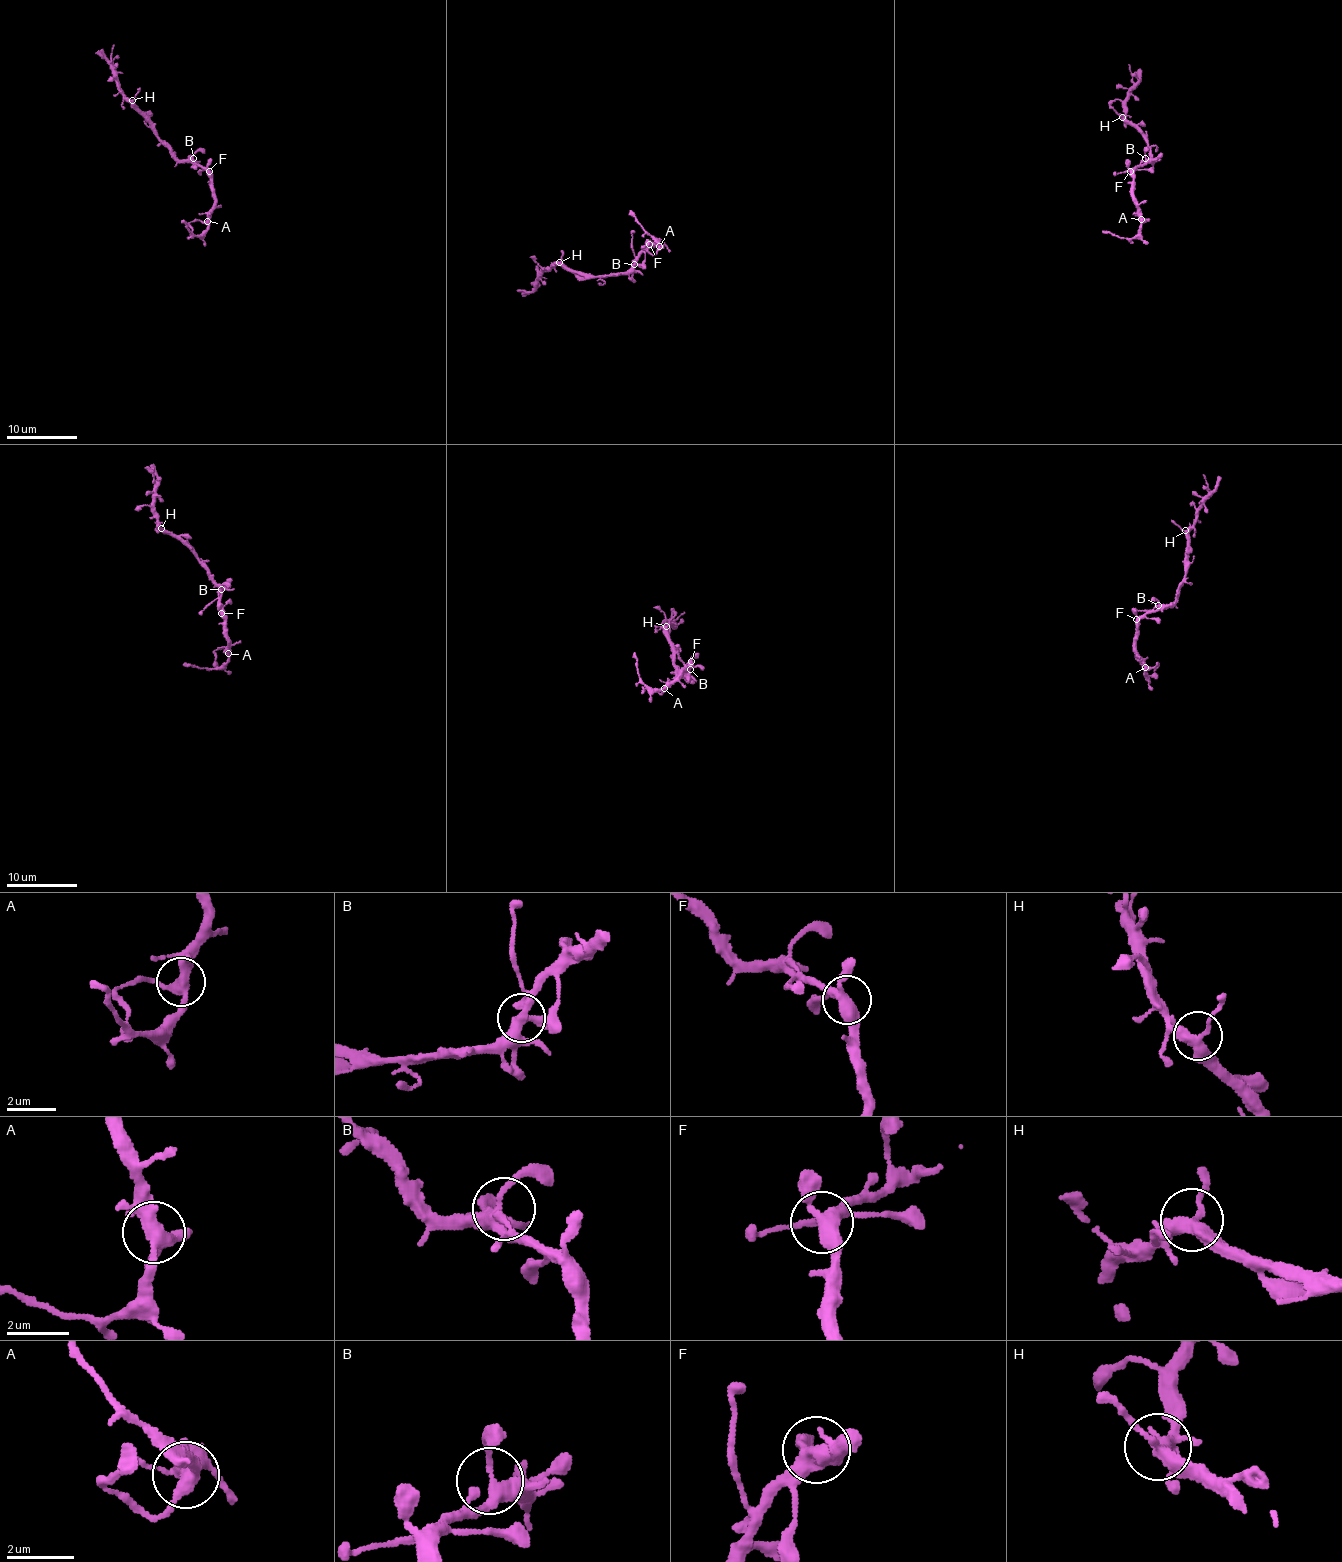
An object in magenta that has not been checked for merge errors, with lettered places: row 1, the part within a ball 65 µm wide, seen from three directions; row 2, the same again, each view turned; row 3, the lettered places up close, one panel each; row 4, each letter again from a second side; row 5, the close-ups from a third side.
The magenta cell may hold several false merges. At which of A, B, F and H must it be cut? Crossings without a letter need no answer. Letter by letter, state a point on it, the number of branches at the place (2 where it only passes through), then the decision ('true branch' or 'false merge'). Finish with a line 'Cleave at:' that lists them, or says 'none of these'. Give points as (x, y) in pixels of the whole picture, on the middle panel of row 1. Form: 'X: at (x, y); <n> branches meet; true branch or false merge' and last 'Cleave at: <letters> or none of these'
A: at (659, 246); 5 branches meet; true branch
B: at (634, 264); 4 branches meet; true branch
F: at (649, 244); 3 branches meet; true branch
H: at (559, 262); 5 branches meet; true branch
Cleave at: none of these

